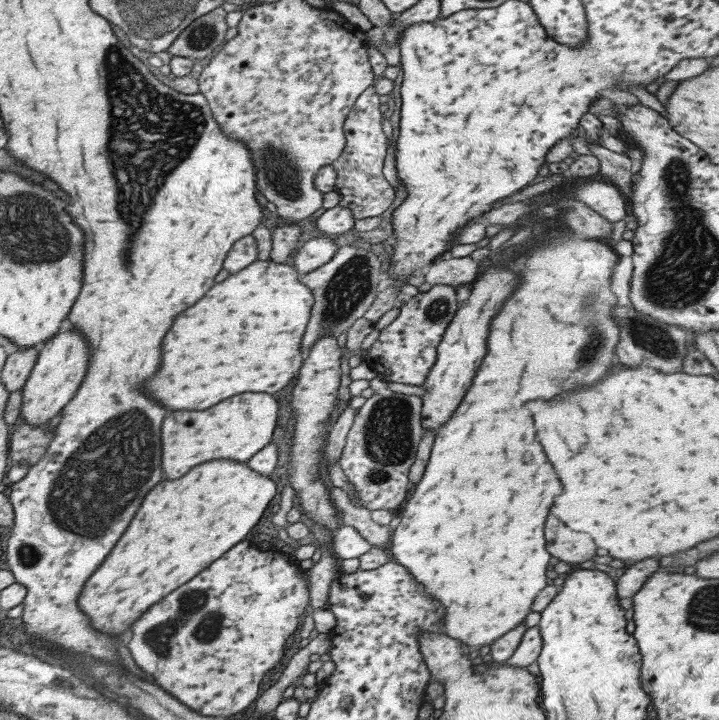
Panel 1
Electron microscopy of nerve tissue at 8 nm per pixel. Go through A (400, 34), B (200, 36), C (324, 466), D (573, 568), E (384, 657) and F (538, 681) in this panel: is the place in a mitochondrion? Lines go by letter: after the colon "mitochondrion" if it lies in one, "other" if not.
A: other
B: mitochondrion
C: other
D: other
E: other
F: other

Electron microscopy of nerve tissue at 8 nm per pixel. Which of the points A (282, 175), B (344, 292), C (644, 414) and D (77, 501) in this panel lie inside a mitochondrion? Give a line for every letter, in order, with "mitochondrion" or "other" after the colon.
A: mitochondrion
B: mitochondrion
C: other
D: mitochondrion

